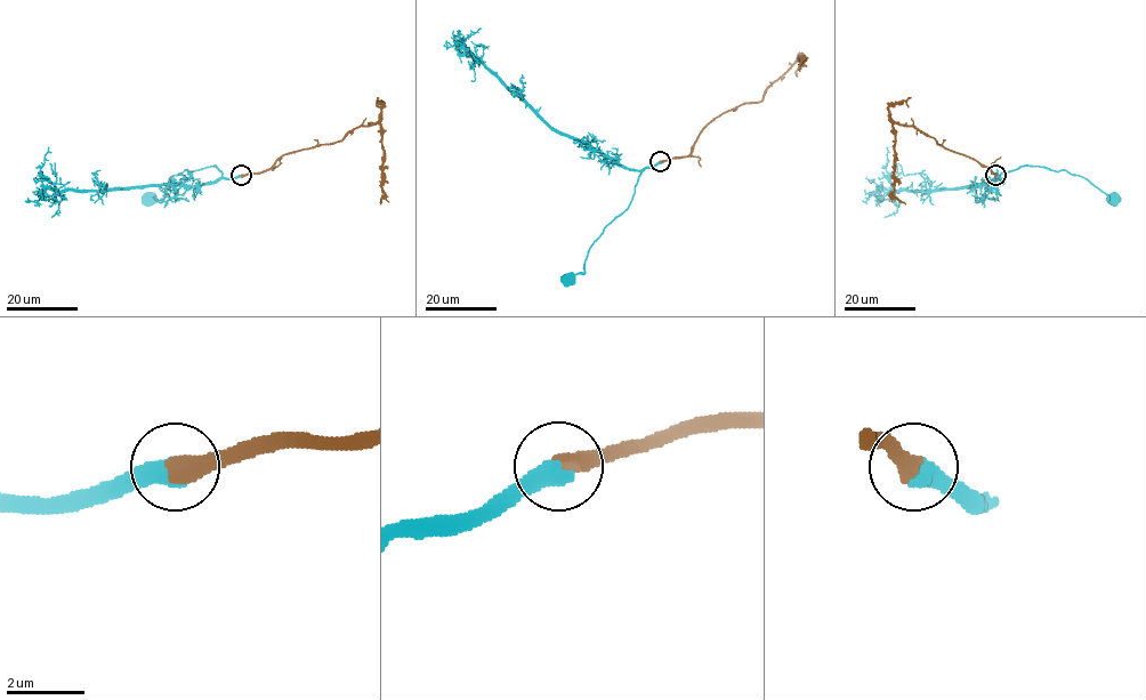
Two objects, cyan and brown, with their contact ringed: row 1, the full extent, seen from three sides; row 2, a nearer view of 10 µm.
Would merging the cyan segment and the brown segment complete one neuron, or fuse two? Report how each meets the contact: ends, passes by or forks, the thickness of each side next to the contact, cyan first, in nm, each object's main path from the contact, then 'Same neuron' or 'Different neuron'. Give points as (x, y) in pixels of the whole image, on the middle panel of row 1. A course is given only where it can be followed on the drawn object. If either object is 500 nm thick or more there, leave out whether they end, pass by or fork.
Thickness 500 nm (cyan) against 480 nm. Course of cyan: (660, 162), (639, 174), (632, 199), (594, 242), (584, 260), (583, 273), (566, 278). Course of brown: (660, 162), (686, 157), (700, 133), (718, 117), (742, 104), (759, 102), (798, 58), (799, 71). Same neuron

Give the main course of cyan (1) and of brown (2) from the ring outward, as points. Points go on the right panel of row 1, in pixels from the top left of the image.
1: (997, 175), (1002, 178), (1008, 171), (1022, 166), (1064, 170), (1087, 178), (1108, 201), (1112, 200)
2: (997, 175), (916, 127), (894, 122), (893, 194), (905, 203)

